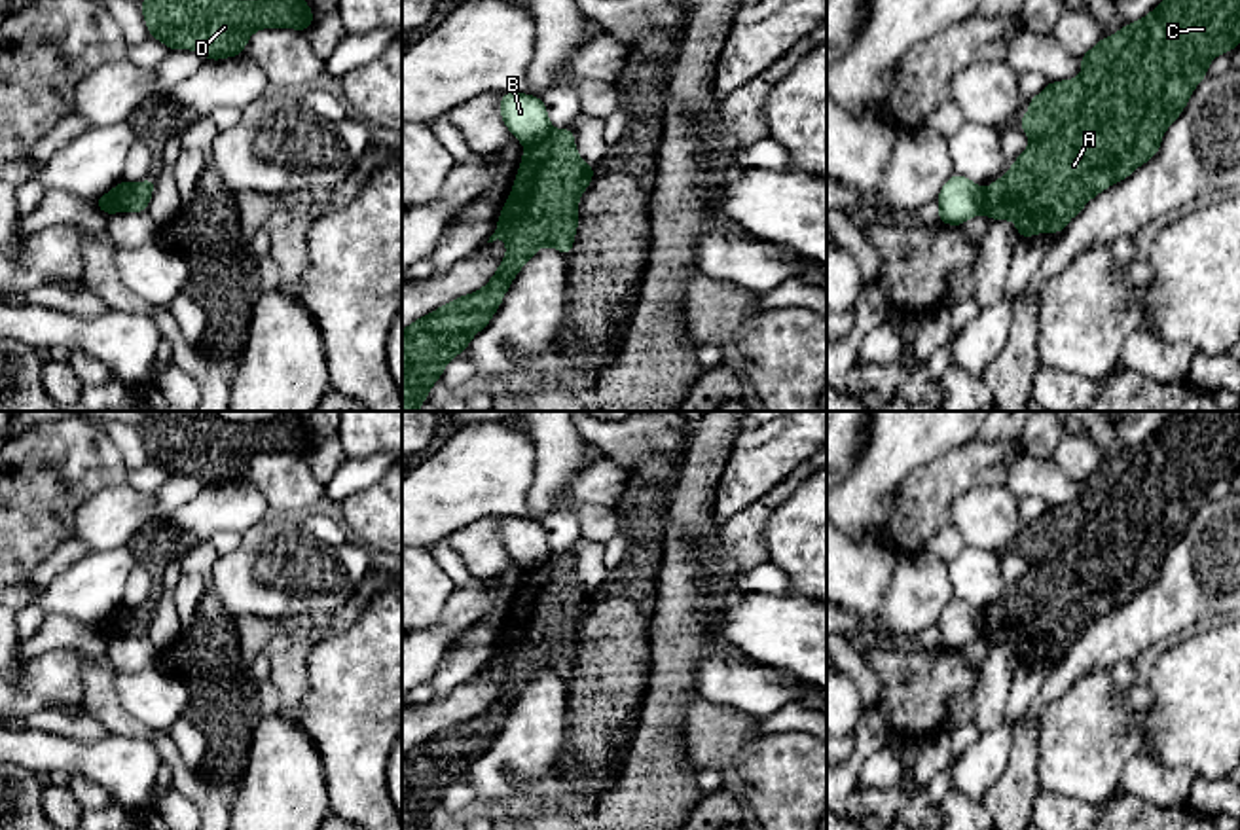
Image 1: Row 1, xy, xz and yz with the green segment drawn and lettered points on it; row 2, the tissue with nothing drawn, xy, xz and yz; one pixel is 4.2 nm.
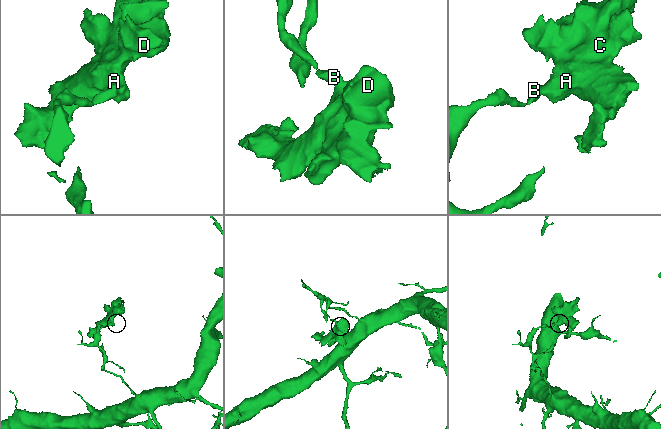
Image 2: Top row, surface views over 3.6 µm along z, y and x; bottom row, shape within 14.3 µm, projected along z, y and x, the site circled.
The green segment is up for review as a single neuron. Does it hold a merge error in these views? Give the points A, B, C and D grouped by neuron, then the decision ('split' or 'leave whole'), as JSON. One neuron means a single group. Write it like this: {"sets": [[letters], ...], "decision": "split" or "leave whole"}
{"sets": [["A", "C", "D"], ["B"]], "decision": "split"}

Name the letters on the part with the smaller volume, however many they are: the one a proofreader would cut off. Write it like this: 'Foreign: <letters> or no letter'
Foreign: A, C, D

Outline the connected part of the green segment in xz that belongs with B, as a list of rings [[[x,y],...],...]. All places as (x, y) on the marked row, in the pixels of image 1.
[[[502,93],[499,97],[501,117],[518,142],[529,146],[554,131],[540,97],[527,93]]]

